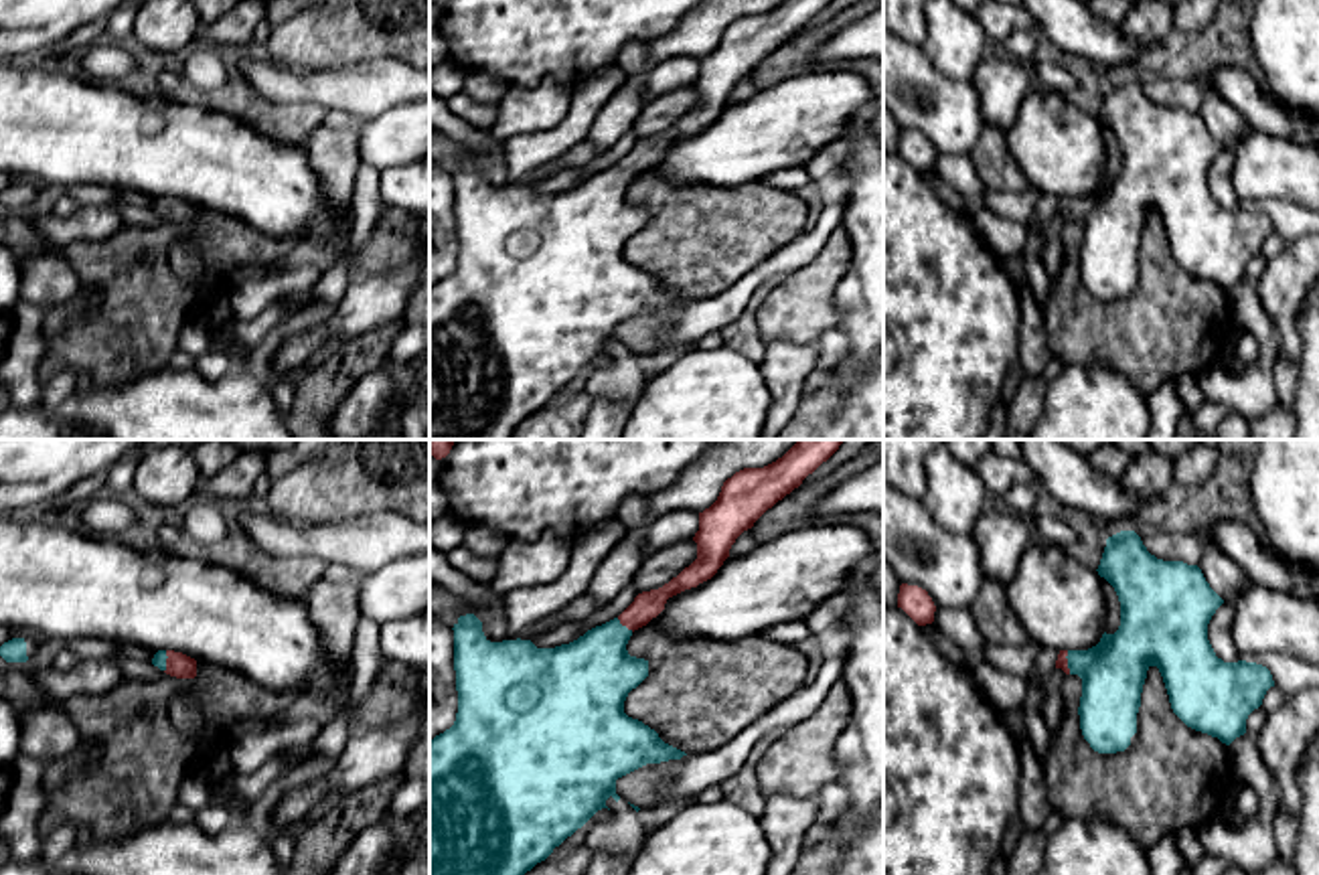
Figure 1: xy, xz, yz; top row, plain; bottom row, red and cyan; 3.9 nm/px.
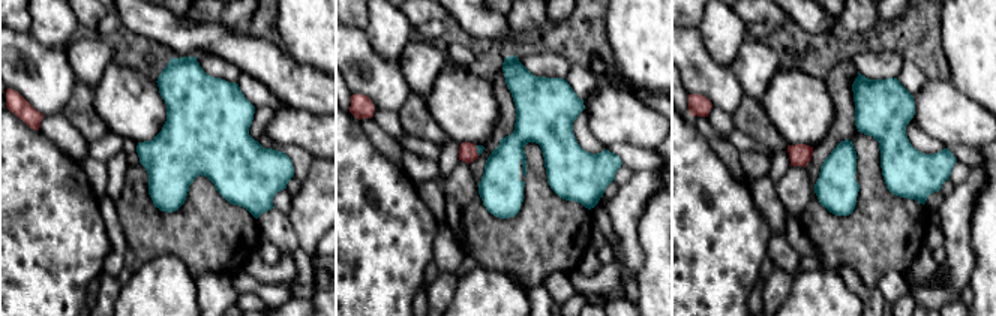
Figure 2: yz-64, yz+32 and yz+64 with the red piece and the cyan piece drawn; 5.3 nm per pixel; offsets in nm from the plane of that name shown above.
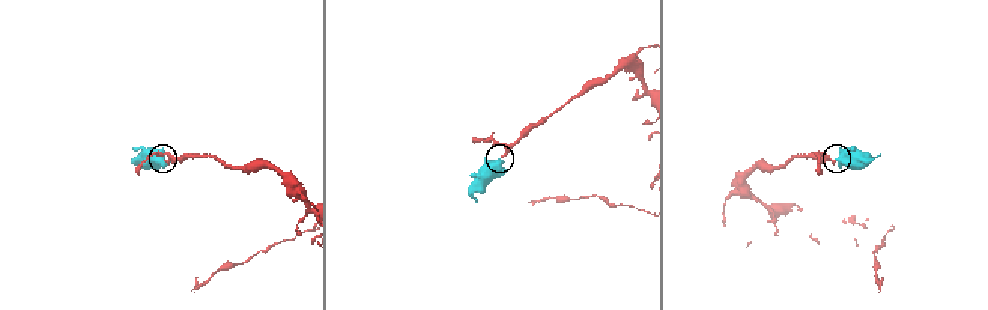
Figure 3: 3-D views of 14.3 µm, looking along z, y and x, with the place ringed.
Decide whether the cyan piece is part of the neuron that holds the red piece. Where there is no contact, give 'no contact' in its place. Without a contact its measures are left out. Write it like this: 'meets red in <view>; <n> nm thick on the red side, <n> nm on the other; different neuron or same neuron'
meets red in xz; 110 nm thick on the red side, 320 nm on the other; same neuron

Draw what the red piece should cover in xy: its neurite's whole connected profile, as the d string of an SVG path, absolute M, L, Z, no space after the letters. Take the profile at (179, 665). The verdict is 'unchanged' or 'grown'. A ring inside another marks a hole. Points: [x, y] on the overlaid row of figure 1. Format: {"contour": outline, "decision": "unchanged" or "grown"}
{"contour": "M158 650L152 658L152 664L176 679L195 679L197 660L174 650Z", "decision": "grown"}

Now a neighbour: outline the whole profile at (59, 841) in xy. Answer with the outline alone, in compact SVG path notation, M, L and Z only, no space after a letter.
M69 822L59 824L47 837L41 839L41 861L45 865L55 865L65 853L69 853L79 843L77 828Z

